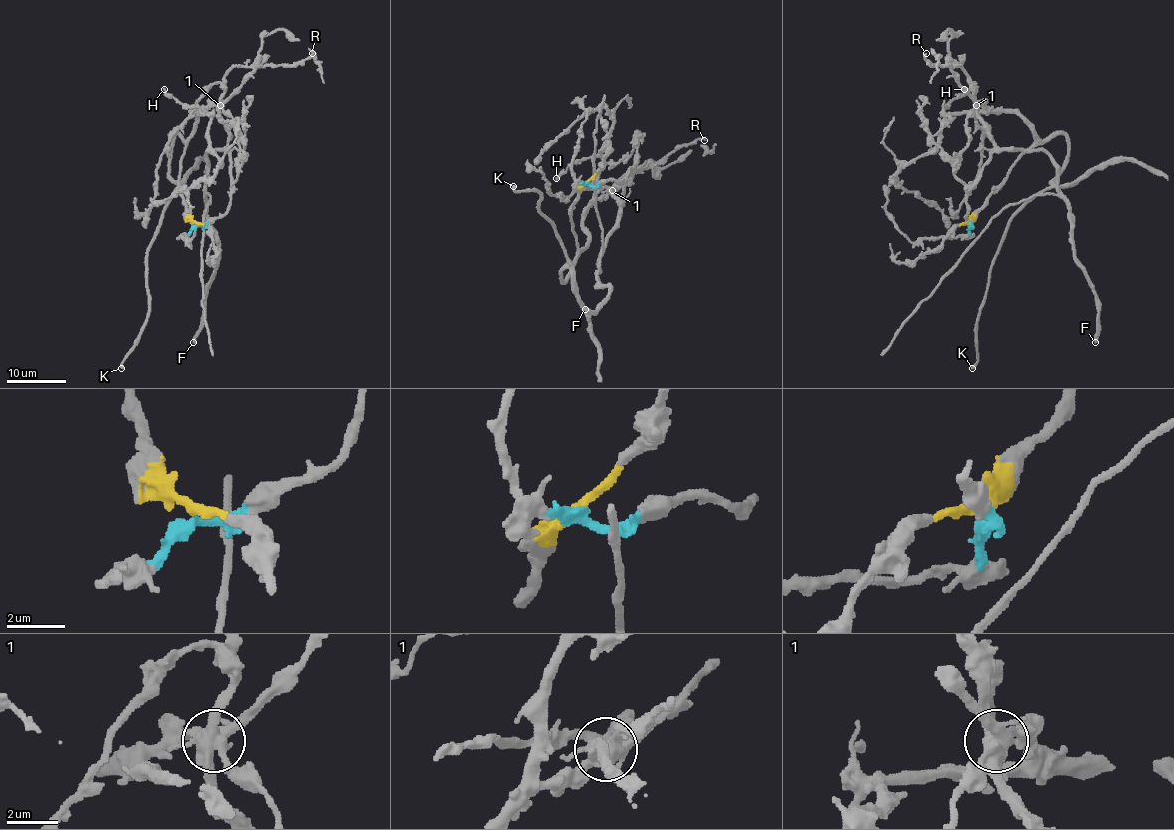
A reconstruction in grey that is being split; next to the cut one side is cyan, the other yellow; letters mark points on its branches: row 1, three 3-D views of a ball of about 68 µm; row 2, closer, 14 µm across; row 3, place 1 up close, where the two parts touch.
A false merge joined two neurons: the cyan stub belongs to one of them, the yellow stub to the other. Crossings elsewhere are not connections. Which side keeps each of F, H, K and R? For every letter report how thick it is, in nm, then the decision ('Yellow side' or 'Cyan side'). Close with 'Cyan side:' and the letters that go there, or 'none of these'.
F: Thickness 360 nm. Cyan side
H: Thickness 170 nm. Yellow side
K: Thickness 360 nm. Yellow side
R: Thickness 220 nm. Cyan side
Cyan side: F, R

